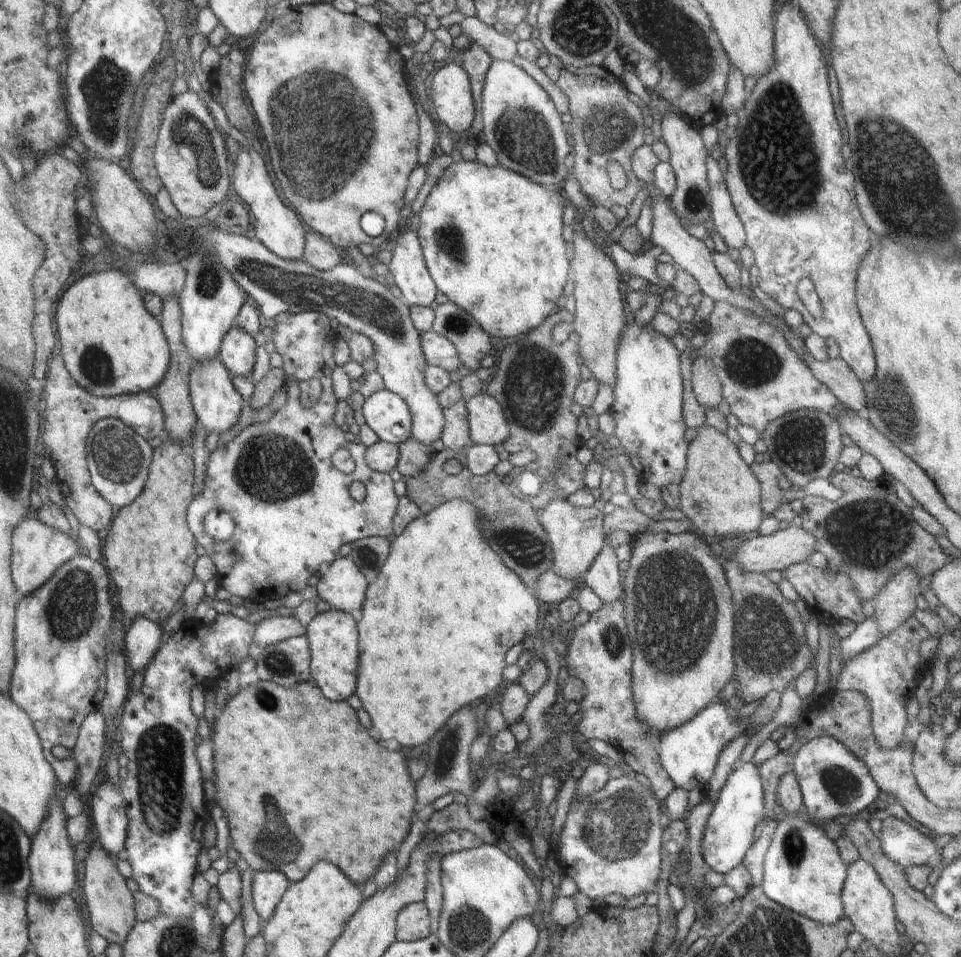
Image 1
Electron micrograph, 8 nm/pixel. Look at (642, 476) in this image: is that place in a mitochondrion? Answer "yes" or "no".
no

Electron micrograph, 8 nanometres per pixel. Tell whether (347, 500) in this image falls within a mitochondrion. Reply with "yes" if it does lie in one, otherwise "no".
no

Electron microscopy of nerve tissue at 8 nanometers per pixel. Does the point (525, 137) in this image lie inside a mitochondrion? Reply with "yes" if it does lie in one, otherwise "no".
yes

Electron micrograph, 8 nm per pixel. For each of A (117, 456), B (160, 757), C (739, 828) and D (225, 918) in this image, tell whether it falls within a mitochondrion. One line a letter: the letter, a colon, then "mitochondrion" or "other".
A: mitochondrion
B: mitochondrion
C: other
D: other

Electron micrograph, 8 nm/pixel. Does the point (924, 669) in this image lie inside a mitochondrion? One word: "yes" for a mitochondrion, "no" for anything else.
no

